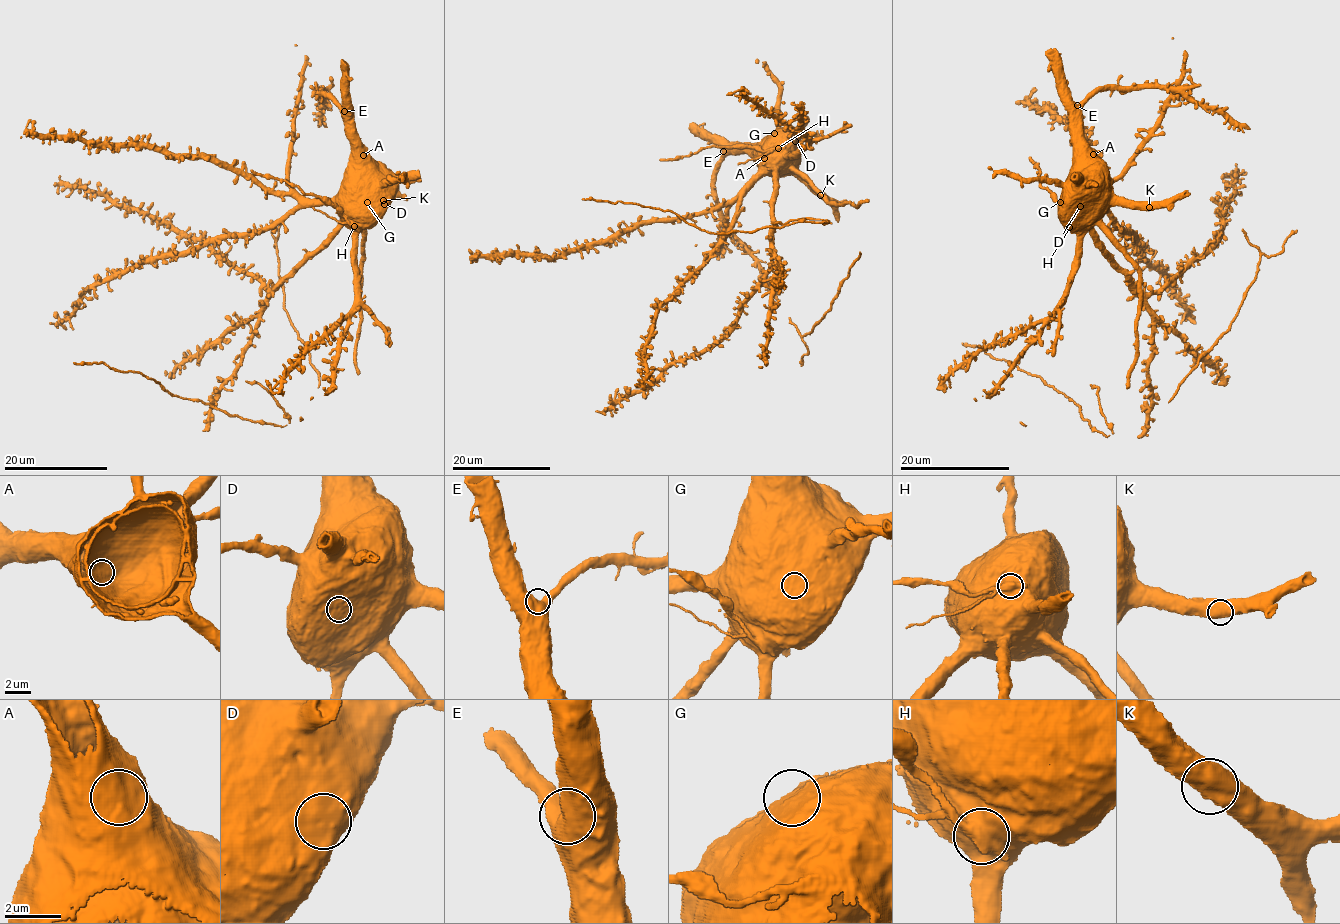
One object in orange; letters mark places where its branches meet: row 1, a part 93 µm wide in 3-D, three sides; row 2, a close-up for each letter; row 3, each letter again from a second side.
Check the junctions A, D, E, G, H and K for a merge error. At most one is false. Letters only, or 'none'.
H

